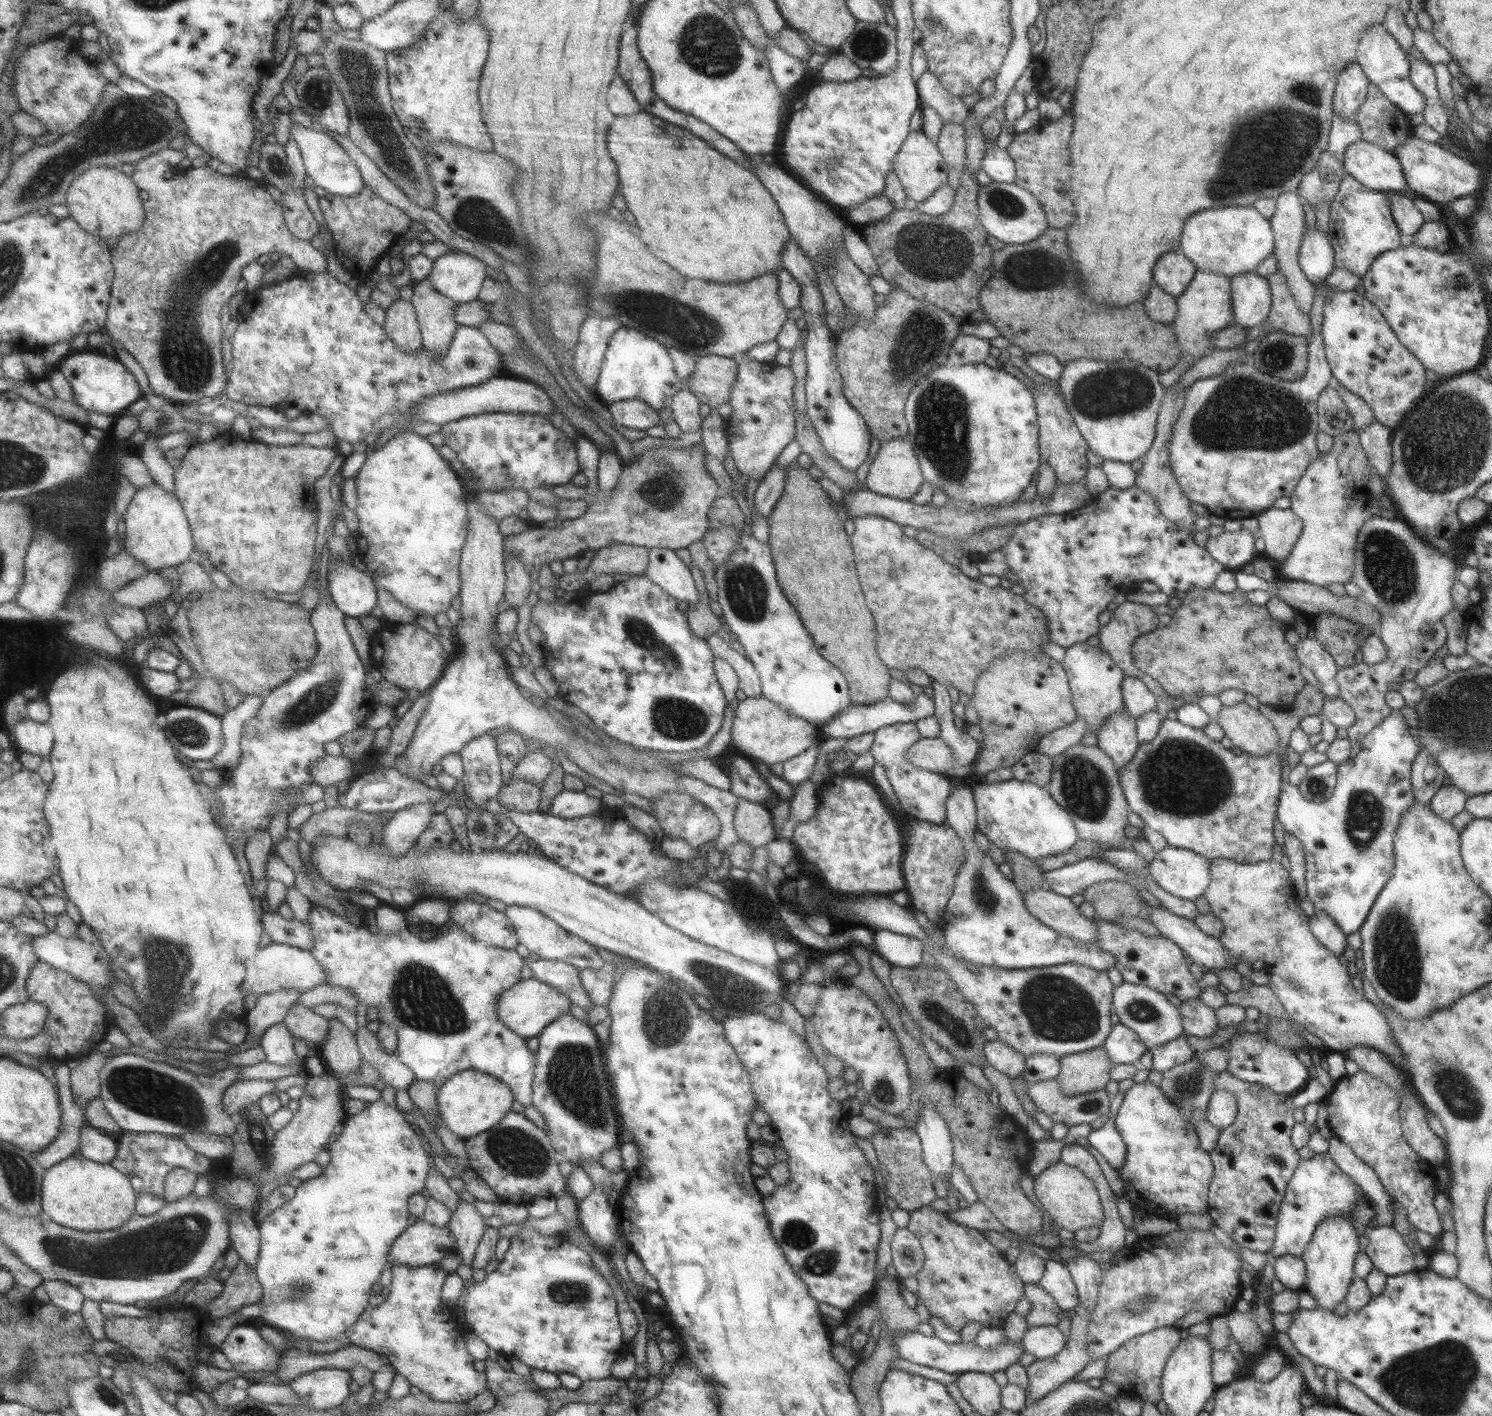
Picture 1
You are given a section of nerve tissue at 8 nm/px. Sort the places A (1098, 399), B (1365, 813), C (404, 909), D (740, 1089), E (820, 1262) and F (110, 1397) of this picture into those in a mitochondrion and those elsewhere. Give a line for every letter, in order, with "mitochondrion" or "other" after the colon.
A: mitochondrion
B: mitochondrion
C: other
D: other
E: mitochondrion
F: mitochondrion

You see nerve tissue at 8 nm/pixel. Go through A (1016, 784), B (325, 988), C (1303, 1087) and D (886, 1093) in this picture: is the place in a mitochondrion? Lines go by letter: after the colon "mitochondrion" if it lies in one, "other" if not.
A: other
B: other
C: other
D: mitochondrion

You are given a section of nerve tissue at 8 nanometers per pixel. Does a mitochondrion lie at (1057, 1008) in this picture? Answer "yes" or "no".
yes

